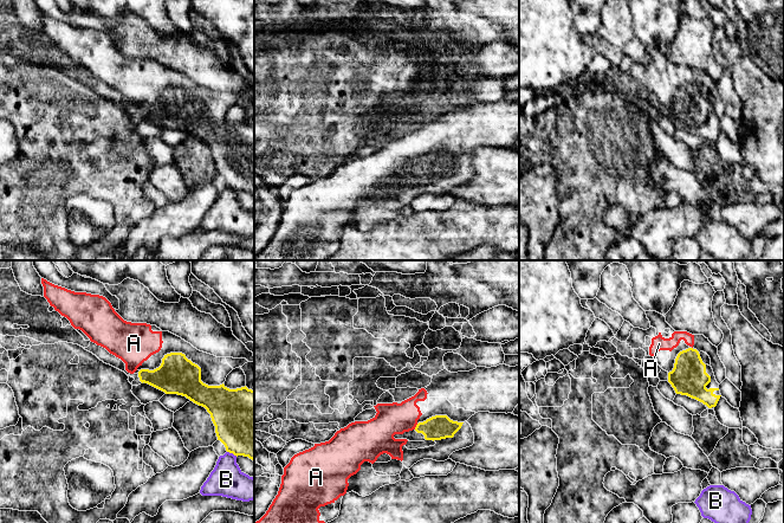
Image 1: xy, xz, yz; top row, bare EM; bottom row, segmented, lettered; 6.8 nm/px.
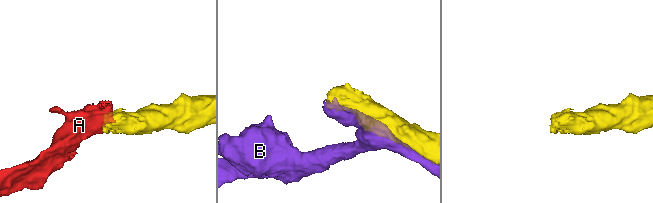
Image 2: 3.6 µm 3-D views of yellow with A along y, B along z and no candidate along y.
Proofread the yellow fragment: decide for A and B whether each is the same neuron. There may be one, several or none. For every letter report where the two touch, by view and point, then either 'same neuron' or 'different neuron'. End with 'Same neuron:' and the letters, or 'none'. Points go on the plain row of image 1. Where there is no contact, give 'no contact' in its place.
A: xz (416, 161) | same neuron
B: xy (232, 187) | different neuron
Same neuron: A

